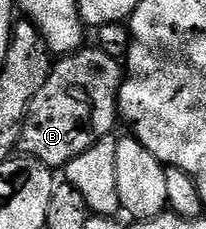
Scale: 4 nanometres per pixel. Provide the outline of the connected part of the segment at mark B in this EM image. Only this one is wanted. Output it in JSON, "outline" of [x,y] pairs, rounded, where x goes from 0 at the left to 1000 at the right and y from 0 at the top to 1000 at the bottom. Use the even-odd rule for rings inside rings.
{"outline":[[[408,210],[364,236],[291,249],[248,293],[248,328],[199,367],[199,384],[160,419],[160,437],[131,476],[131,507],[112,520],[112,568],[92,581],[87,651],[126,686],[170,690],[233,734],[316,734],[335,699],[393,681],[471,611],[524,598],[539,563],[568,533],[568,432],[578,380],[597,371],[607,336],[602,293],[583,258],[549,245],[510,245],[471,210]]]}

